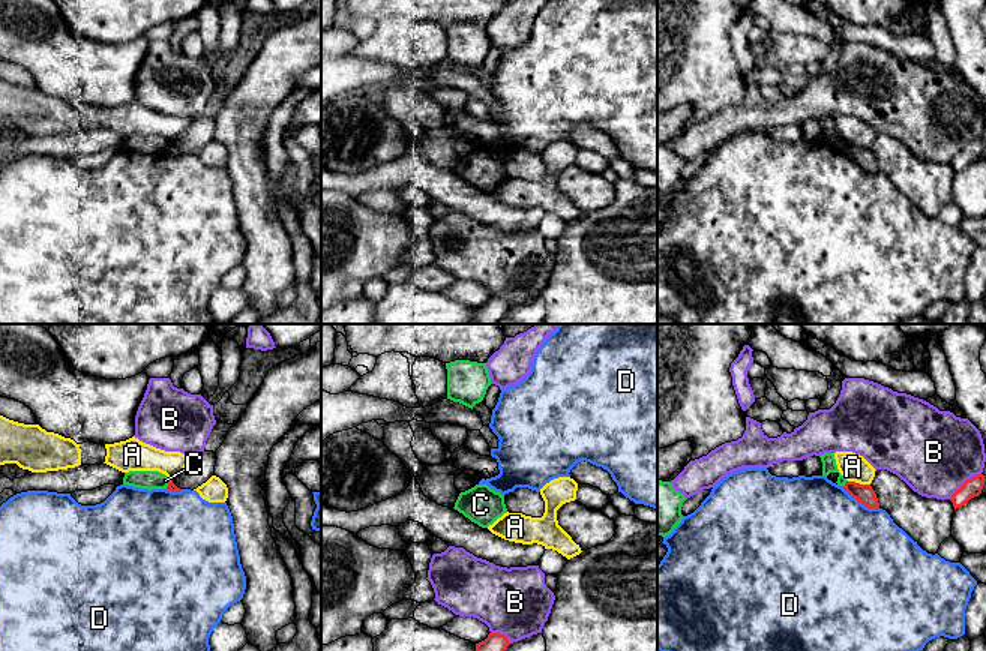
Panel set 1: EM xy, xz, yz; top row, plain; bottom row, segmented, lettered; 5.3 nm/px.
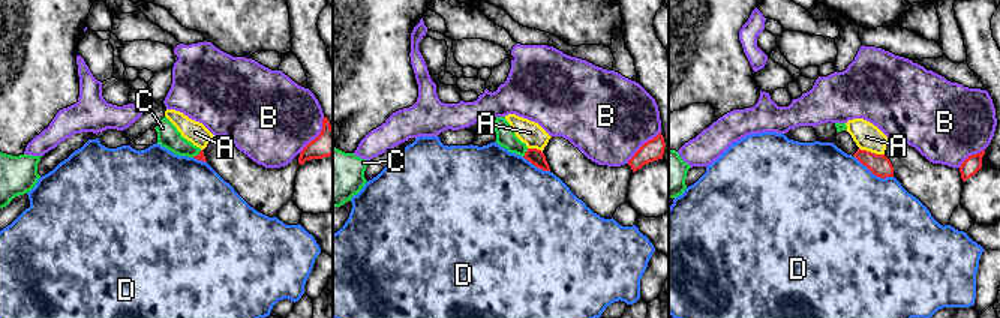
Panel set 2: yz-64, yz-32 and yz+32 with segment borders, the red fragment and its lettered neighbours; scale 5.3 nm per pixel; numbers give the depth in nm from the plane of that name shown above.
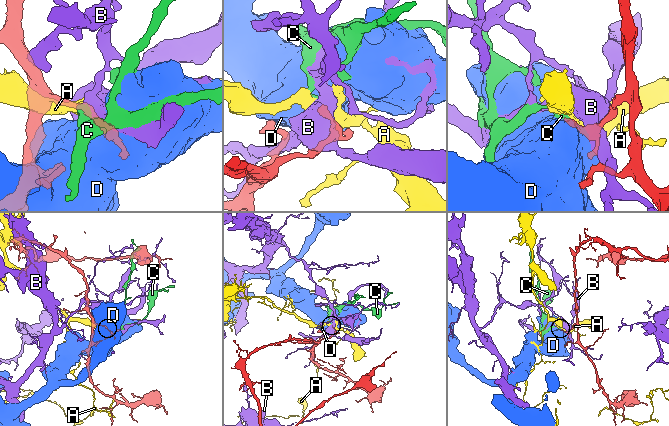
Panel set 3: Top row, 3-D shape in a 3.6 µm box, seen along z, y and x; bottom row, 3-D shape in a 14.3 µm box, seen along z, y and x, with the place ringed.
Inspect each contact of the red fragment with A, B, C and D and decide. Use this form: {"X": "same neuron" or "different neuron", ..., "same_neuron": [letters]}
{"A": "different neuron", "B": "different neuron", "C": "different neuron", "D": "different neuron", "same_neuron": []}

